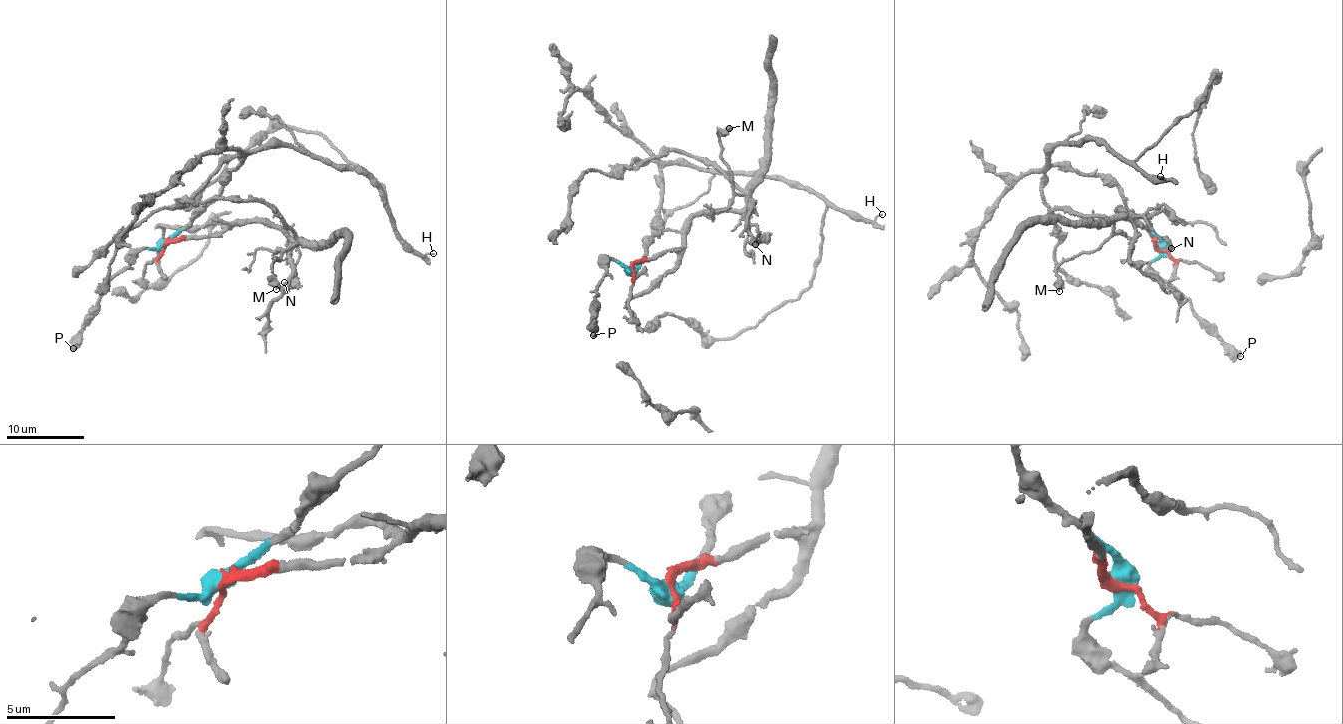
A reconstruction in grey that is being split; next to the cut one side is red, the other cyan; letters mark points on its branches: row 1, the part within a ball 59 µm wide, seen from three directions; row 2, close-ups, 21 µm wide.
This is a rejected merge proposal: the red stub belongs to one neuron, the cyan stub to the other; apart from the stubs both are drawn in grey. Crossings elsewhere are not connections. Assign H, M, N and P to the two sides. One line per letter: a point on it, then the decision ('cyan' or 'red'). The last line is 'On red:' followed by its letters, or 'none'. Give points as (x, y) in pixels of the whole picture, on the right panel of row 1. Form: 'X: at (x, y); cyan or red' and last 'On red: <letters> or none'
H: at (1160, 176); cyan
M: at (1059, 291); red
N: at (1171, 248); red
P: at (1240, 356); cyan
On red: M, N

